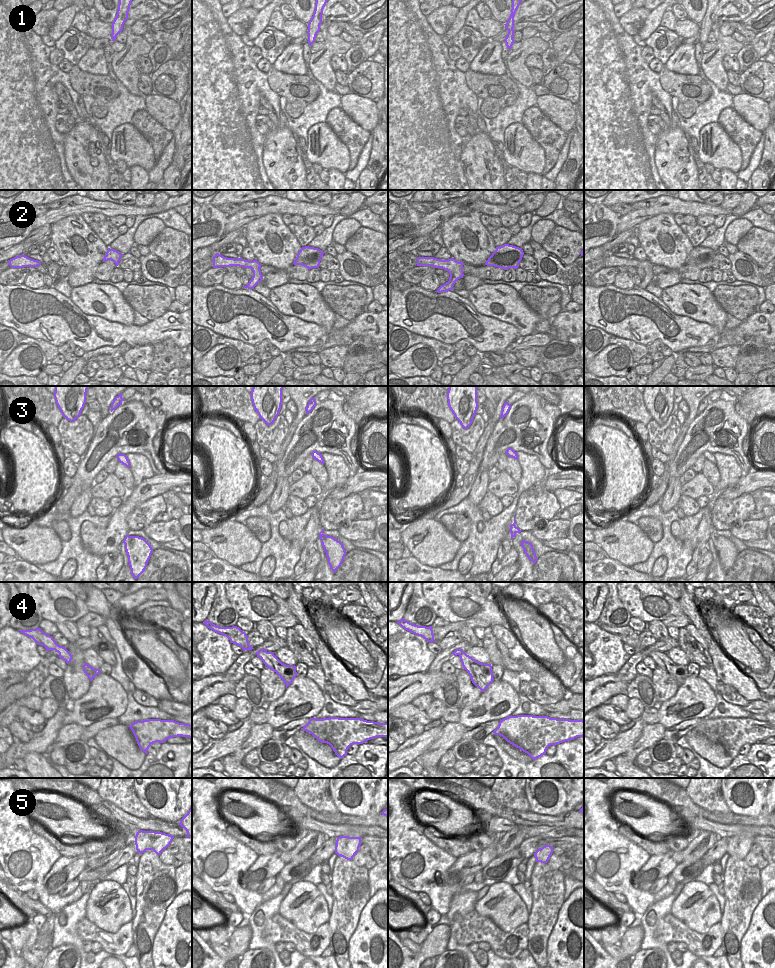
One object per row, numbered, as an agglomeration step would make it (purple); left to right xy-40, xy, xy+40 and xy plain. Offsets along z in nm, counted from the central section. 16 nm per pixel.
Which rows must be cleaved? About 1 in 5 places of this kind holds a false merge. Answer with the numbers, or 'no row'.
no row

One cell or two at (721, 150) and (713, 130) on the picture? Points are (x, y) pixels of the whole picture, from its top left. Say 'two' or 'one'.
one

